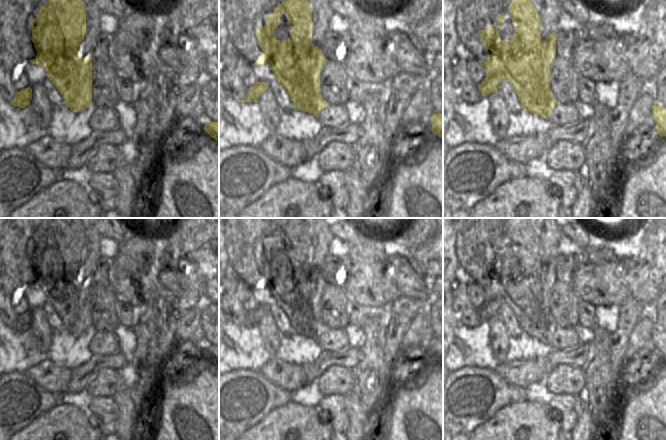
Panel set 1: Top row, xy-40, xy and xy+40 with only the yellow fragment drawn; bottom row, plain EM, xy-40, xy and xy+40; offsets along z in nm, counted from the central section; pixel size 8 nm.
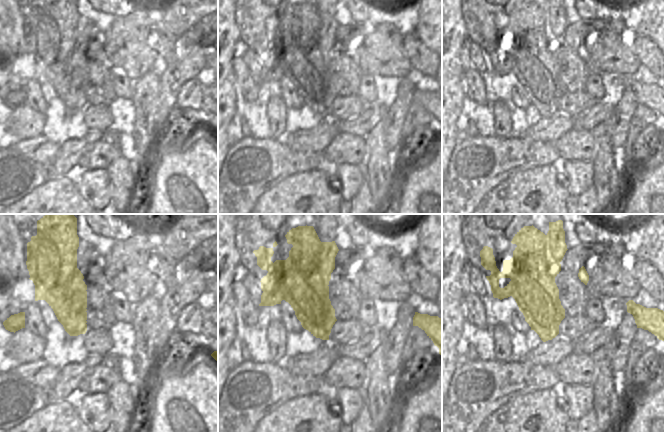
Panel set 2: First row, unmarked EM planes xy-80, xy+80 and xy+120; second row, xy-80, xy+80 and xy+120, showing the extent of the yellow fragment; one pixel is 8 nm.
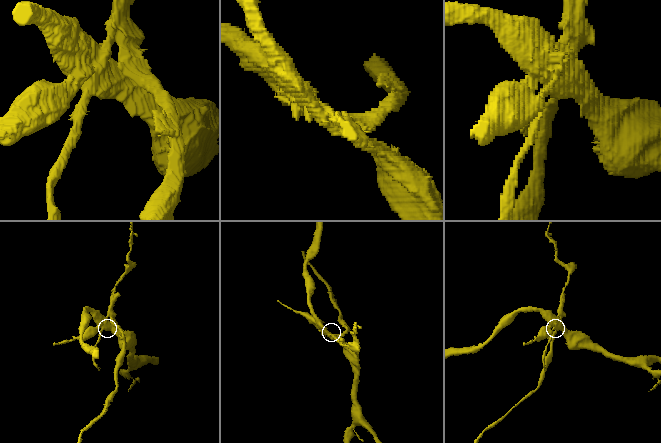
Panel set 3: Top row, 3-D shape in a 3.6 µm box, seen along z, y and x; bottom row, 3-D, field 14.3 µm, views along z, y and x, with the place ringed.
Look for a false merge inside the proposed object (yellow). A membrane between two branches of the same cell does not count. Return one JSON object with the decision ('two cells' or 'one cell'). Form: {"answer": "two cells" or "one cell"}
{"answer": "two cells"}

